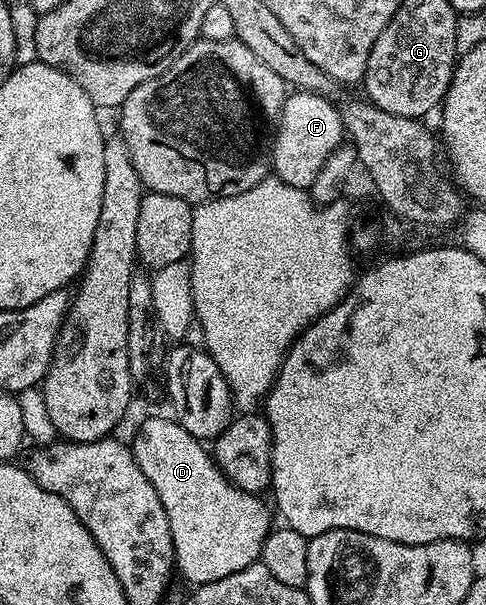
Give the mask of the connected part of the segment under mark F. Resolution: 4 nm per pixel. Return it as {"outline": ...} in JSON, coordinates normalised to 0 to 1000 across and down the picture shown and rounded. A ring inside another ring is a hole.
{"outline":[[[607,149],[588,159],[560,231],[560,283],[593,306],[636,312],[677,256],[708,236],[702,187],[675,165],[642,150]]]}

